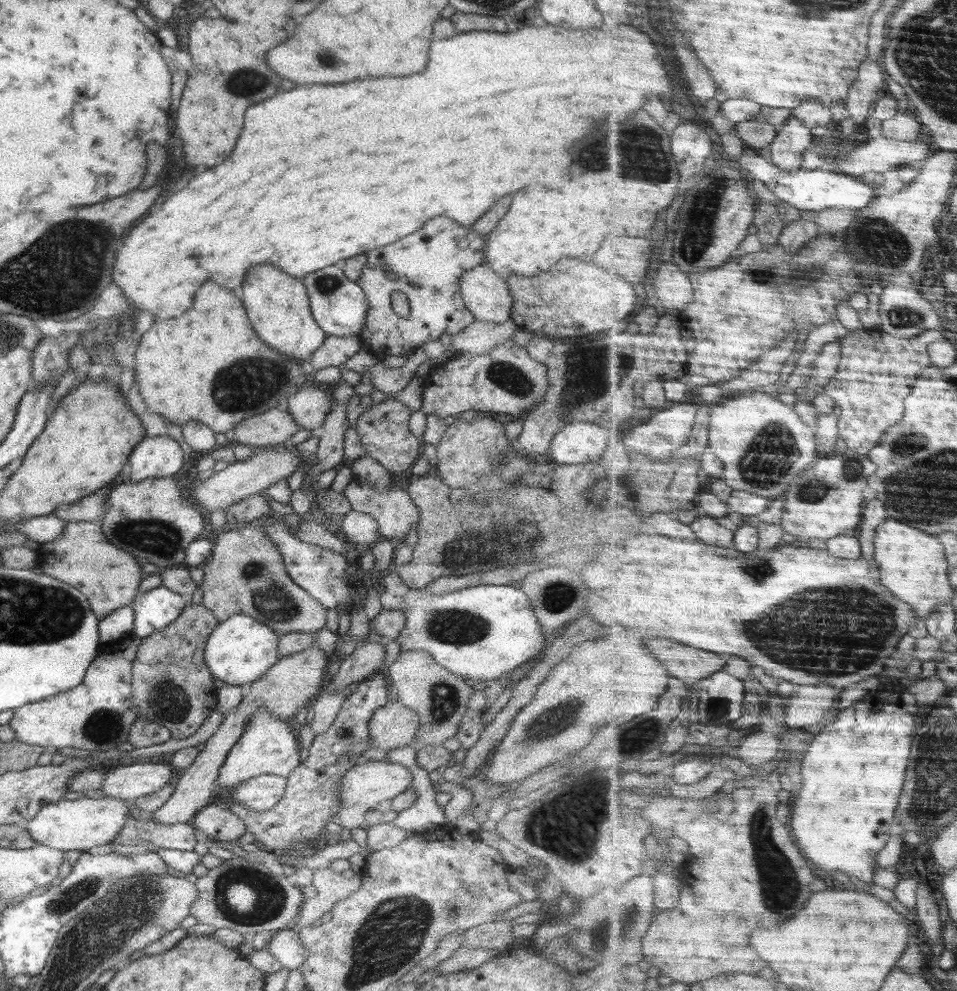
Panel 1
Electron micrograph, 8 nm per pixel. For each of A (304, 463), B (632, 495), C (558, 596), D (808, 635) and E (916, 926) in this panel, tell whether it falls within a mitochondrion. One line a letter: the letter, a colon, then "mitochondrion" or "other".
A: other
B: other
C: mitochondrion
D: mitochondrion
E: other

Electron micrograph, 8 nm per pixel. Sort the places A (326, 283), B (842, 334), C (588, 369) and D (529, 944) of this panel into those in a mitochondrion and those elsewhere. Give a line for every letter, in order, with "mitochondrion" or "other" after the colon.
A: mitochondrion
B: other
C: mitochondrion
D: other

